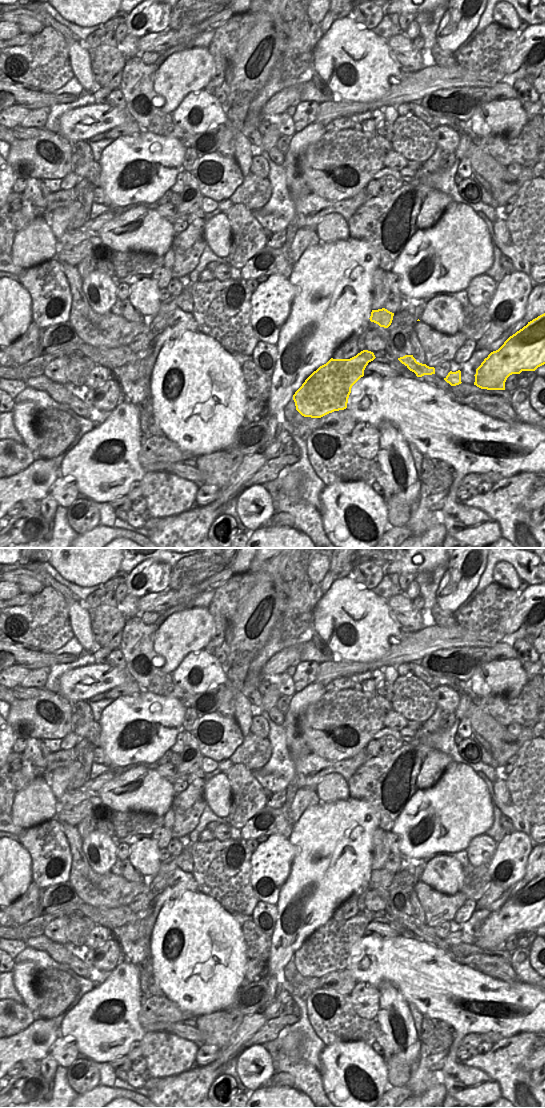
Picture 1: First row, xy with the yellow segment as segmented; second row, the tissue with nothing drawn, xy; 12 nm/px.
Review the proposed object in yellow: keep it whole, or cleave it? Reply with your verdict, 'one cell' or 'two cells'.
two cells

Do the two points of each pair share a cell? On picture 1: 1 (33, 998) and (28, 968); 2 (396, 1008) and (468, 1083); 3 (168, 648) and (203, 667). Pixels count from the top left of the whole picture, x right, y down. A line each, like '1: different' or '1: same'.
1: same
2: different
3: different

